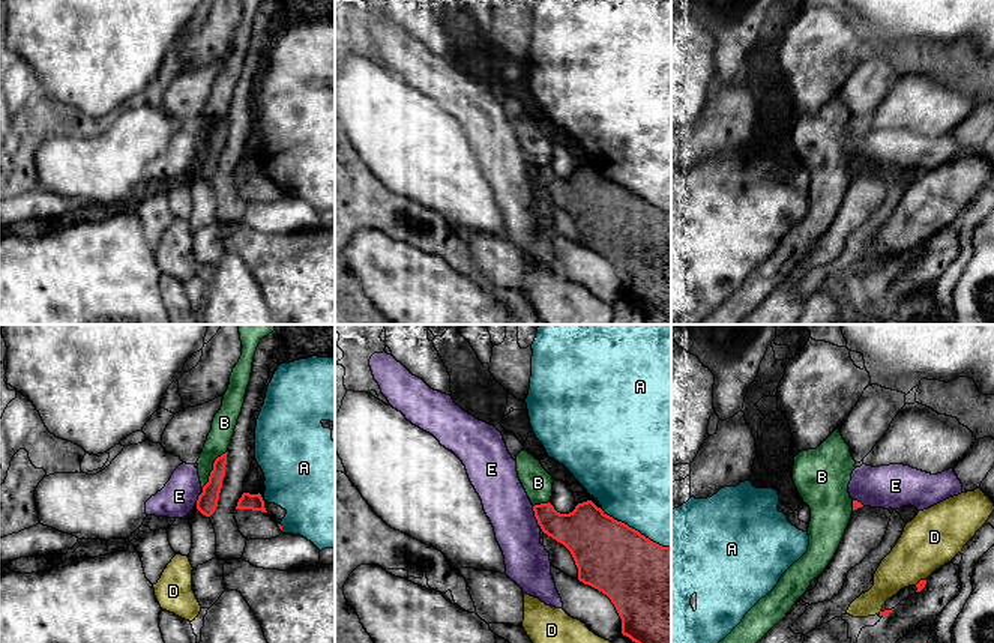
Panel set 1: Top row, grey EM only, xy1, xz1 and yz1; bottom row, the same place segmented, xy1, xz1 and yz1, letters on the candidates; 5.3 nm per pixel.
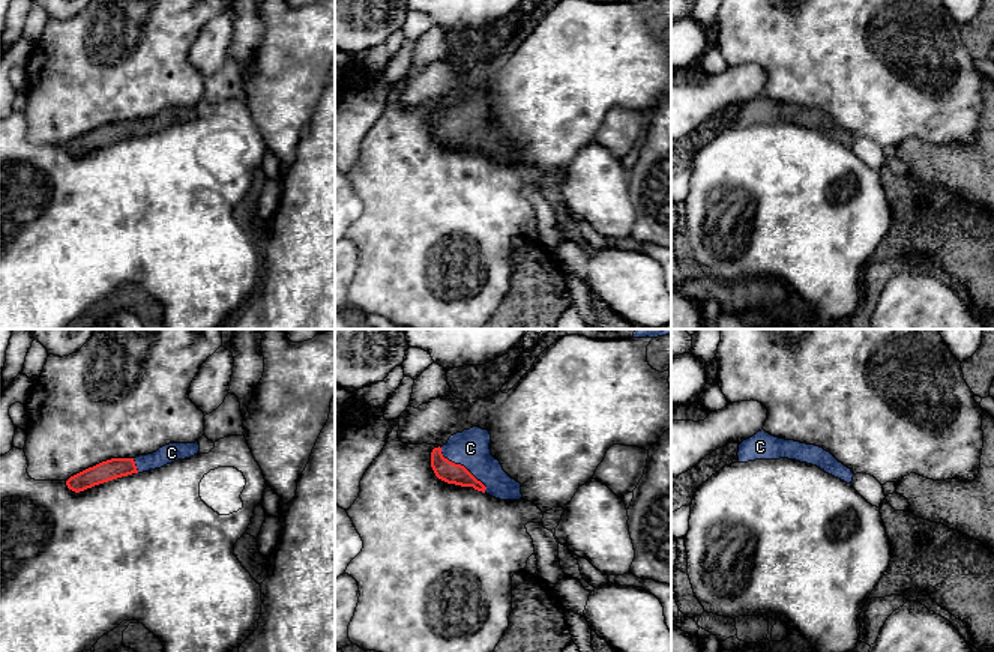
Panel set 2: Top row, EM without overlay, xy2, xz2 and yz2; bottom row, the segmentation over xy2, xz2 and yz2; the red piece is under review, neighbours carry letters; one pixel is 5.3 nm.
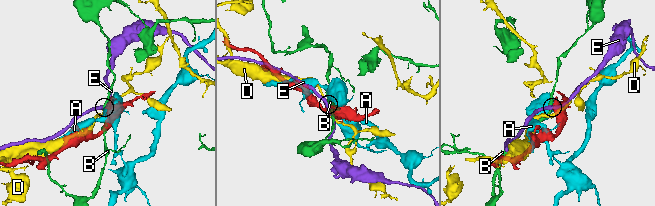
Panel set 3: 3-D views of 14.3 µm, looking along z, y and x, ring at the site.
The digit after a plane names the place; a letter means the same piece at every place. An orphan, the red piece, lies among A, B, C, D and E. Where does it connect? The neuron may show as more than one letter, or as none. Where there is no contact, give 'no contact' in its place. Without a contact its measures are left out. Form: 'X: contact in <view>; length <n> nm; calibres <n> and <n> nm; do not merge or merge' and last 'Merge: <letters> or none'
A: contact in xz1; length 420 nm; calibres 400 and 500 nm; do not merge
B: contact in xy1; length 280 nm; calibres 110 and 130 nm; do not merge
C: contact in xz2; length 360 nm; calibres 120 and 200 nm; merge
D: contact in yz1; length 70 nm; calibres 50 and 300 nm; do not merge
E: contact in xz1; length 110 nm; calibres 220 and 240 nm; do not merge
Merge: C

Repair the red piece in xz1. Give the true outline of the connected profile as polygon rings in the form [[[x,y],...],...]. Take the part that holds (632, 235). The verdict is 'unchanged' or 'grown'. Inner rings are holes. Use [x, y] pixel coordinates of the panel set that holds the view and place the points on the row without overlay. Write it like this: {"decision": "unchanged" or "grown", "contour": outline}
{"decision": "unchanged", "contour": [[[592,164],[578,167],[569,177],[557,176],[550,165],[535,168],[533,174],[542,195],[571,215],[578,231],[578,243],[611,263],[622,282],[622,297],[644,312],[647,325],[671,325],[671,210],[662,210],[614,183]]]}

